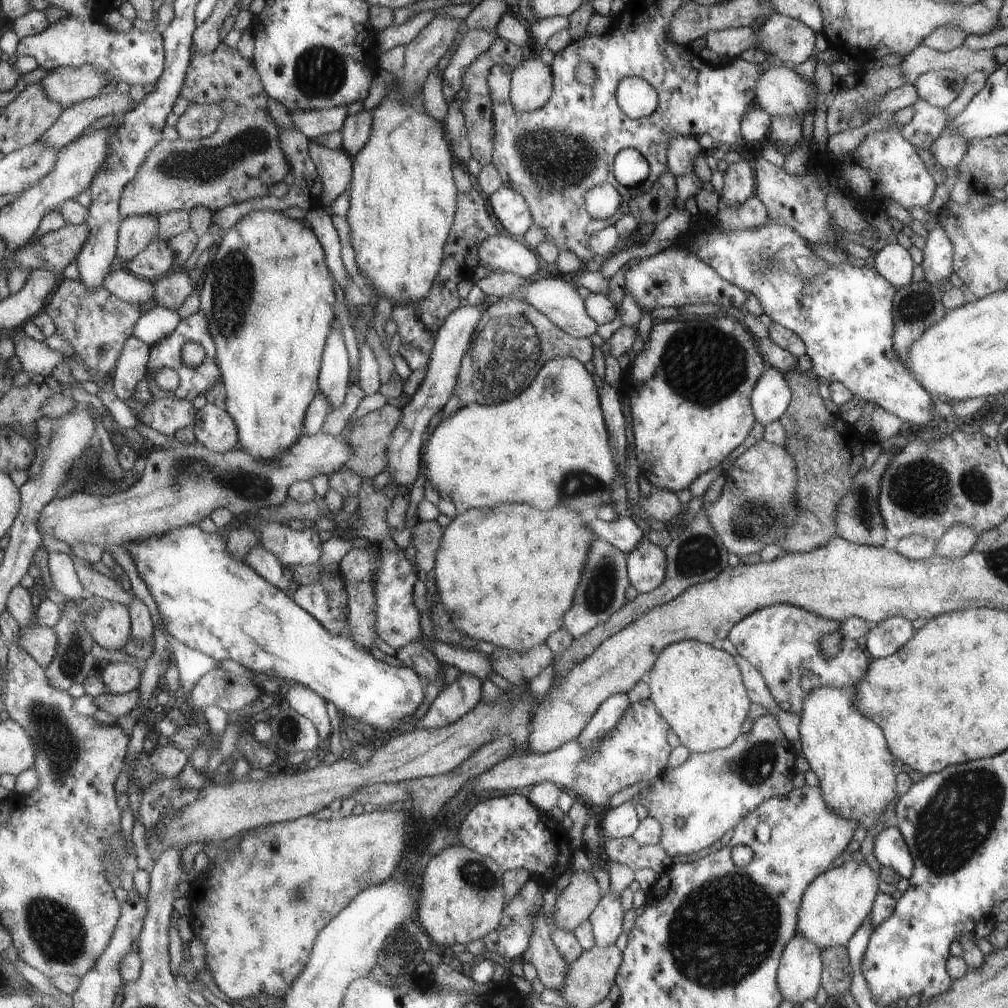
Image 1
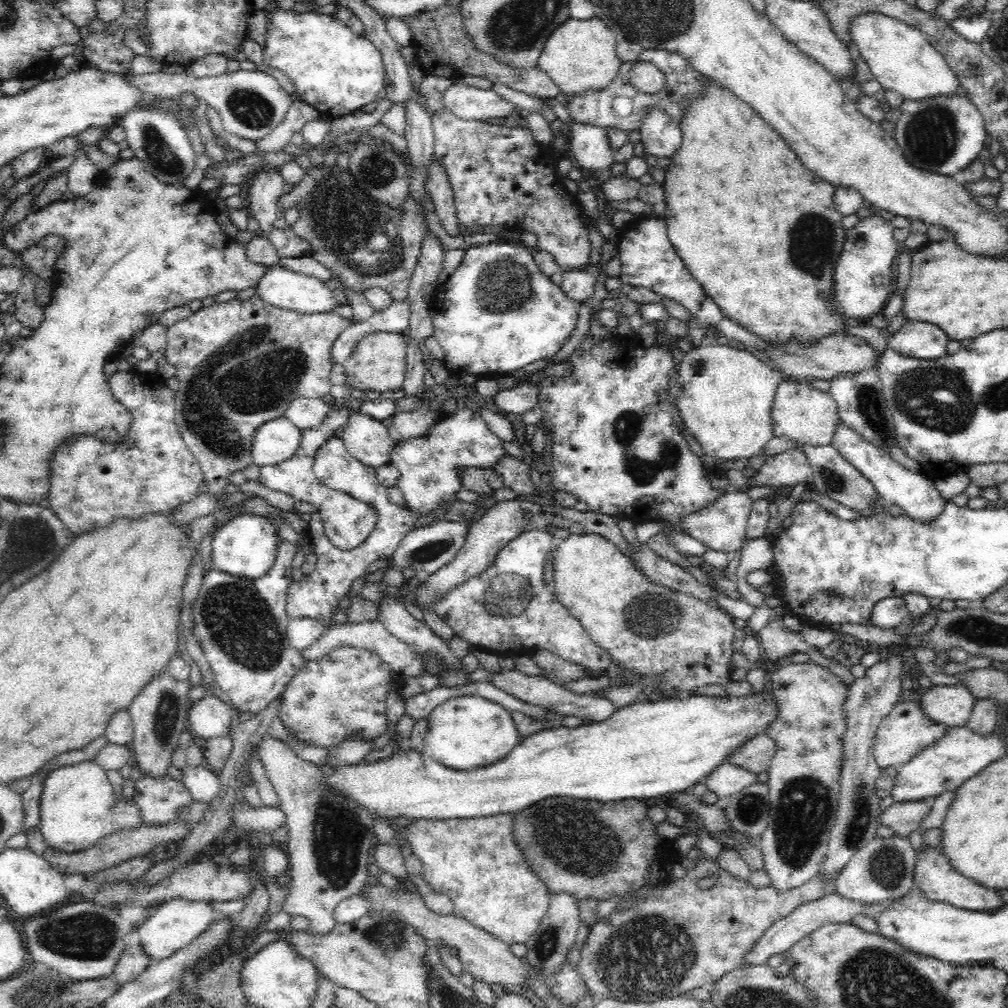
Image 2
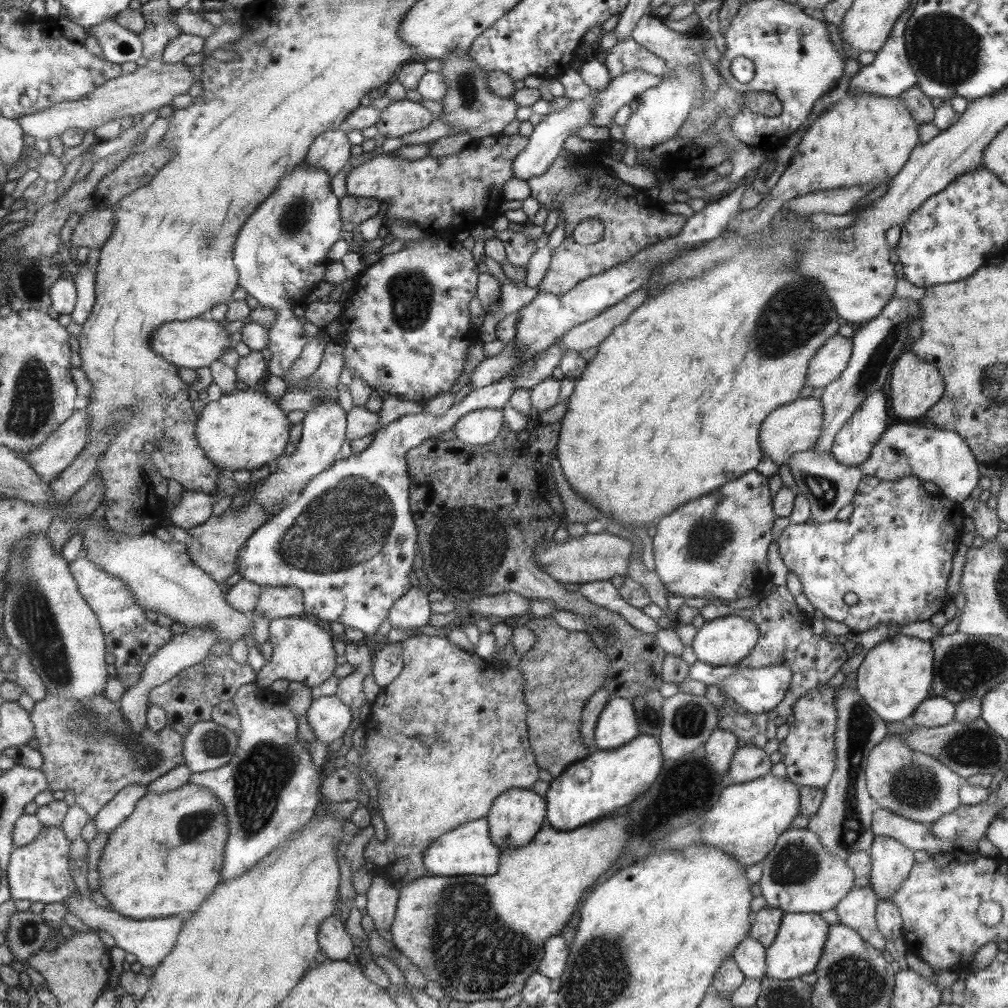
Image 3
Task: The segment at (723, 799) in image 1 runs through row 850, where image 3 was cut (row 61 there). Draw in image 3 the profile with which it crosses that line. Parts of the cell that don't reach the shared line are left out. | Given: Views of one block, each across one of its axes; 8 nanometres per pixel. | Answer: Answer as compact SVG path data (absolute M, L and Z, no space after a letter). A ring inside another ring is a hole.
M652 14L644 15L634 28L631 37L641 45L644 45L650 52L664 59L667 72L662 77L664 81L655 87L646 89L638 97L638 109L632 113L623 126L624 139L622 142L627 146L634 144L634 148L649 148L658 146L671 138L675 138L681 130L681 126L689 118L696 100L704 98L706 88L702 83L702 71L691 71L690 64L698 63L696 53L689 48L689 38L692 32L682 33L669 29L660 18Z

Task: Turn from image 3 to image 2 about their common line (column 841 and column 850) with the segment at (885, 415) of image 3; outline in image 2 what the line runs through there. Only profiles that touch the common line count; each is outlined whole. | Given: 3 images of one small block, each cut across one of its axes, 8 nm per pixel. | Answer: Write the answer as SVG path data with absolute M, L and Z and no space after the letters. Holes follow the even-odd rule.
M838 422L838 425L831 446L874 485L879 498L884 503L900 506L905 516L915 522L921 522L921 524L934 522L940 516L940 512L944 510L946 499L936 488L933 477L923 471L914 472L902 467L890 458L888 451L879 450L879 448L872 447L870 443L864 442L860 435L856 435L854 431L848 429L843 422Z

